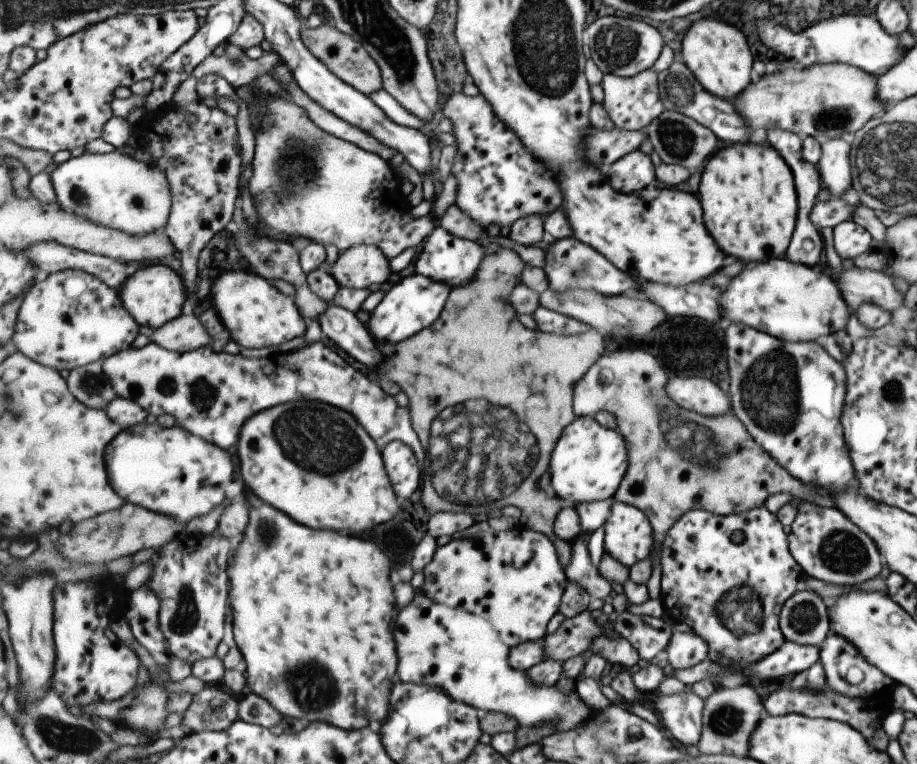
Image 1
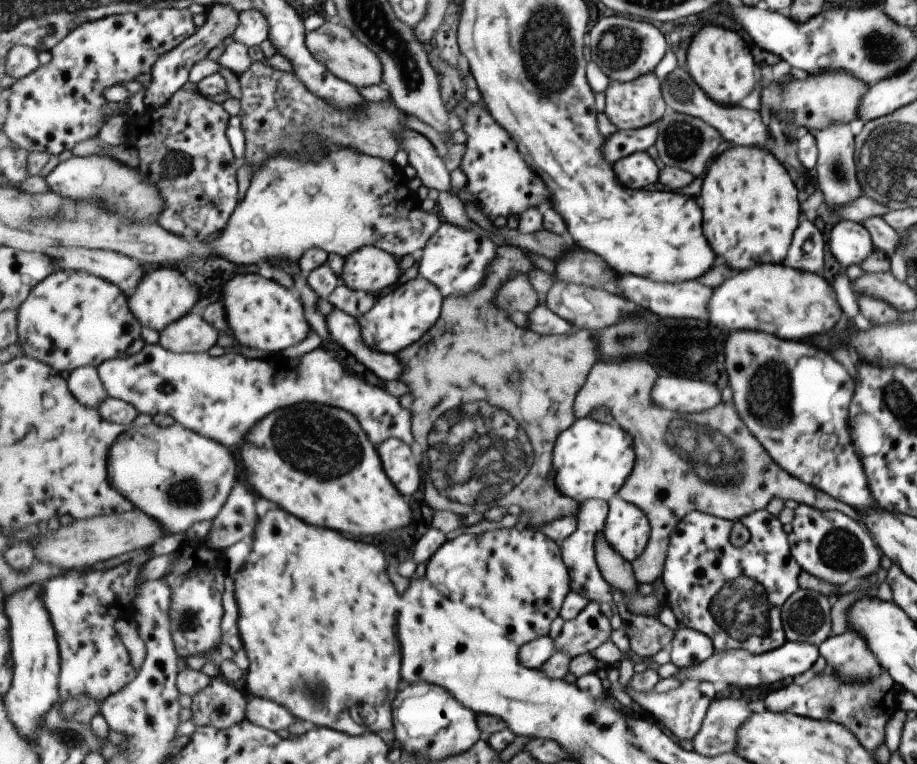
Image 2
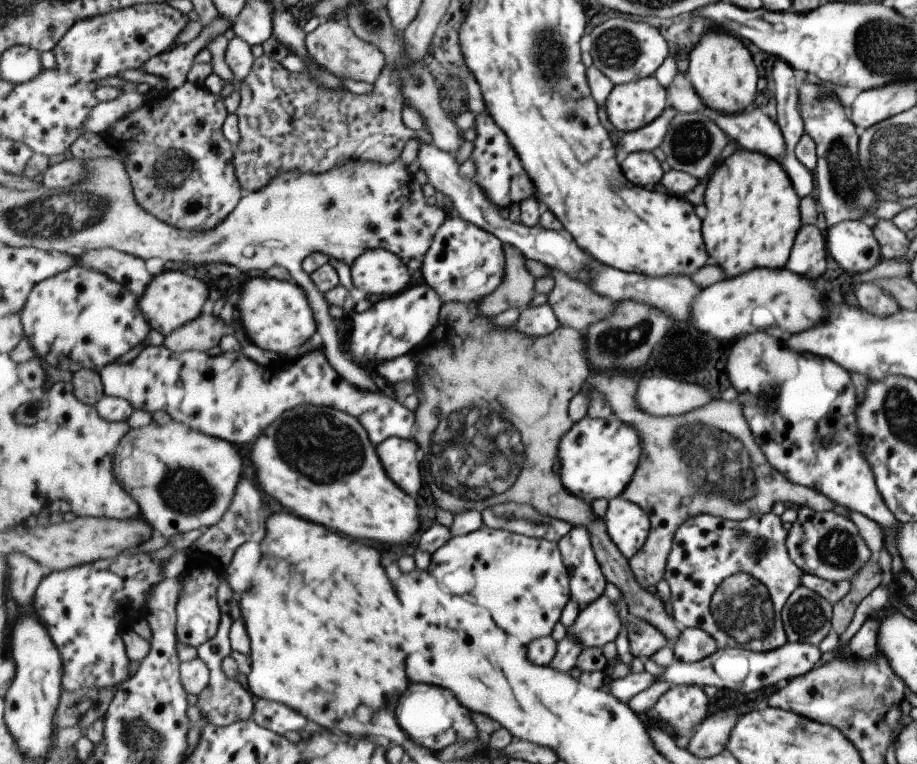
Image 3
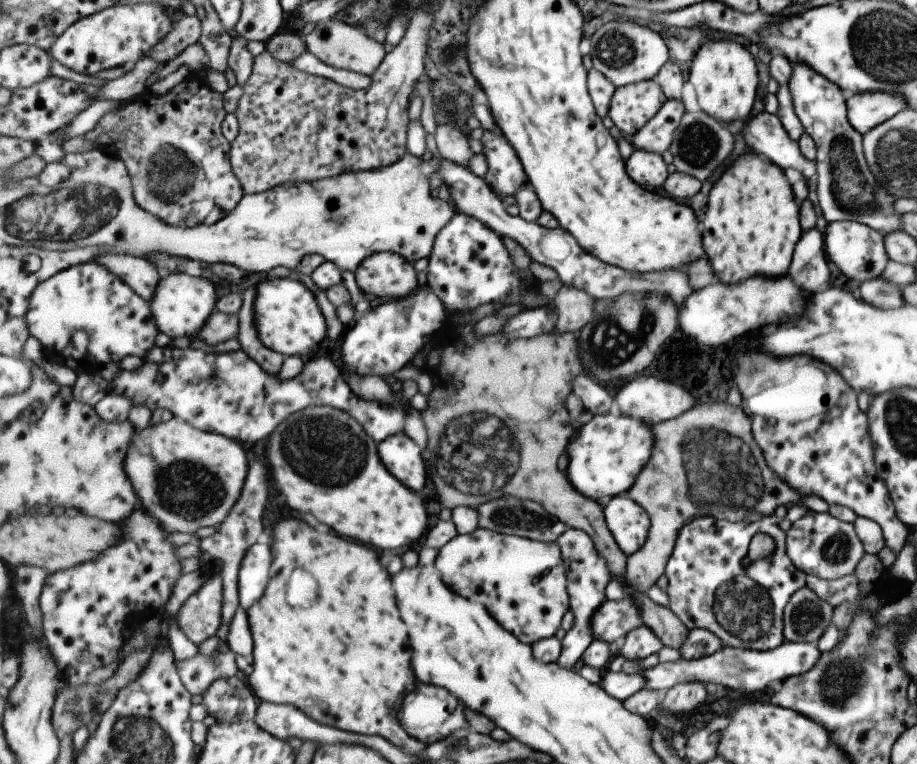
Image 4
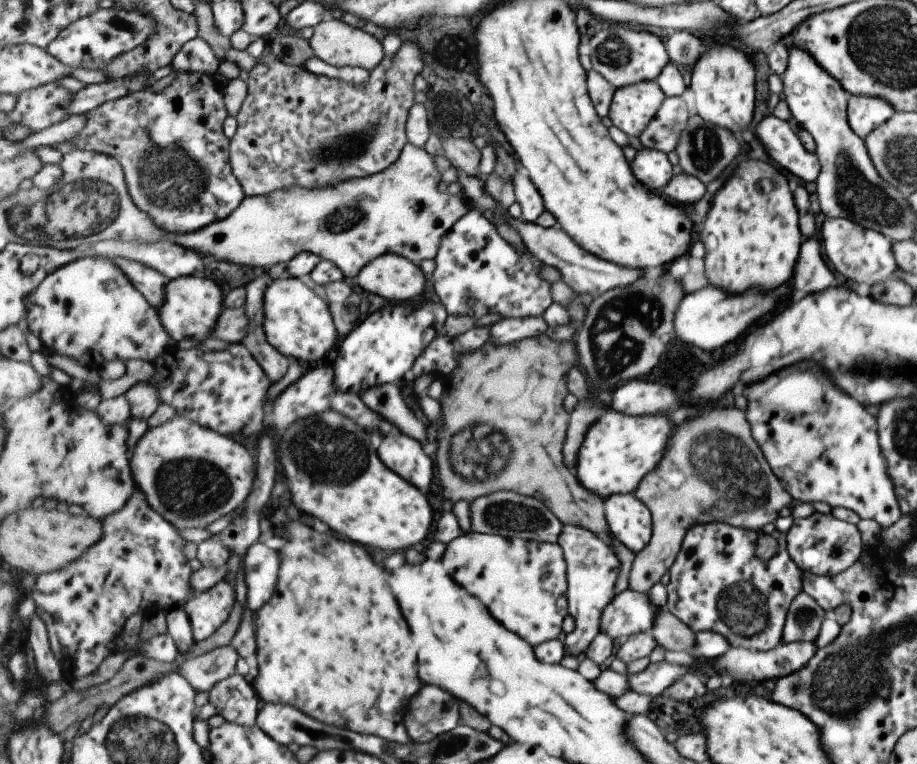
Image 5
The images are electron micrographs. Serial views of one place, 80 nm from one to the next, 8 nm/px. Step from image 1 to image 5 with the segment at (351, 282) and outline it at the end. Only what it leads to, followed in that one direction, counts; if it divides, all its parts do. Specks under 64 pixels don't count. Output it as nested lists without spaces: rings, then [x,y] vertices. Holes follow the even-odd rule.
[[[386,254],[363,267],[356,281],[365,291],[396,304],[415,302],[415,298],[425,292],[425,282],[429,278],[407,257]]]

